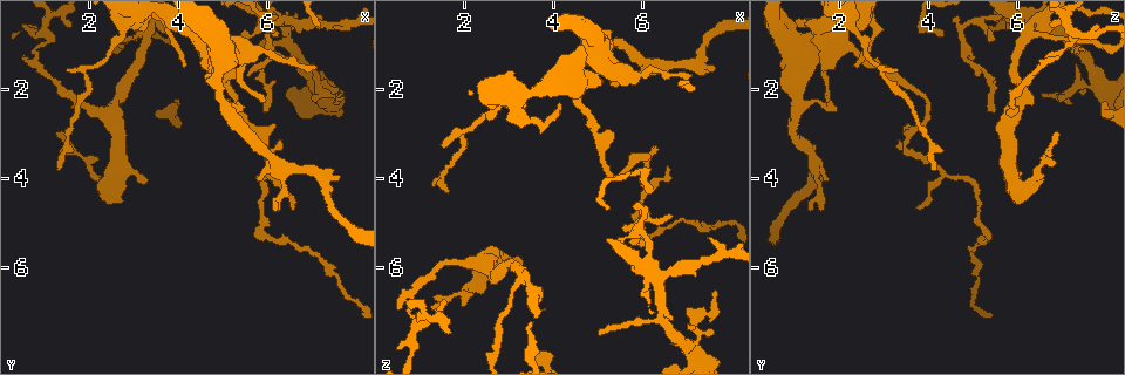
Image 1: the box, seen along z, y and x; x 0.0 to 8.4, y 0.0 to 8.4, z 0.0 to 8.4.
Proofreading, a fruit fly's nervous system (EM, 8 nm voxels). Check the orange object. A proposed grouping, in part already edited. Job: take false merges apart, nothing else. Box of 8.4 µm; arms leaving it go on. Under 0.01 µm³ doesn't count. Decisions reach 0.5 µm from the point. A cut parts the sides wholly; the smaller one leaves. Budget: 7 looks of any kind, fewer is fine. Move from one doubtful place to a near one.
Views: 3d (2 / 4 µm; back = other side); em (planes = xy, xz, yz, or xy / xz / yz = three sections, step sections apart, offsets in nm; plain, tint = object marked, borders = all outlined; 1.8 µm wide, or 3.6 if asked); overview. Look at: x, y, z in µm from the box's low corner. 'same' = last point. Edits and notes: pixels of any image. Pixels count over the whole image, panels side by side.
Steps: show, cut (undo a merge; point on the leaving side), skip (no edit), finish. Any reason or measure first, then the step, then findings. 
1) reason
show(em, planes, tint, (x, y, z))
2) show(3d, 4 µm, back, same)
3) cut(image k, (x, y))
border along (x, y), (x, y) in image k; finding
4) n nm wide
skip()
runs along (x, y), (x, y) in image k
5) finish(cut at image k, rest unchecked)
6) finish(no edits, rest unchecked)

four or more arms meet
show(em, planes, tint, (1.05, 0.75, 7.20))

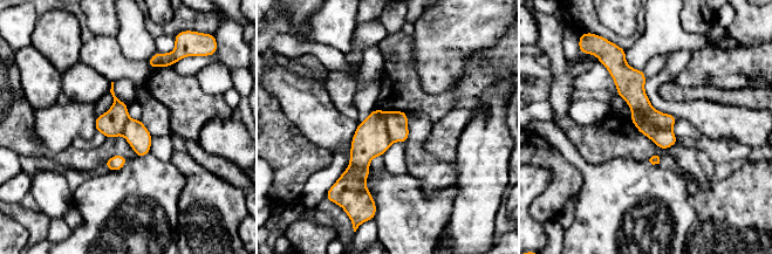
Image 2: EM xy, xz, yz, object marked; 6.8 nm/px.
cut(image 2, (634, 94))
a second cell is stuck on

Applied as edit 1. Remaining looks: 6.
show(overview)

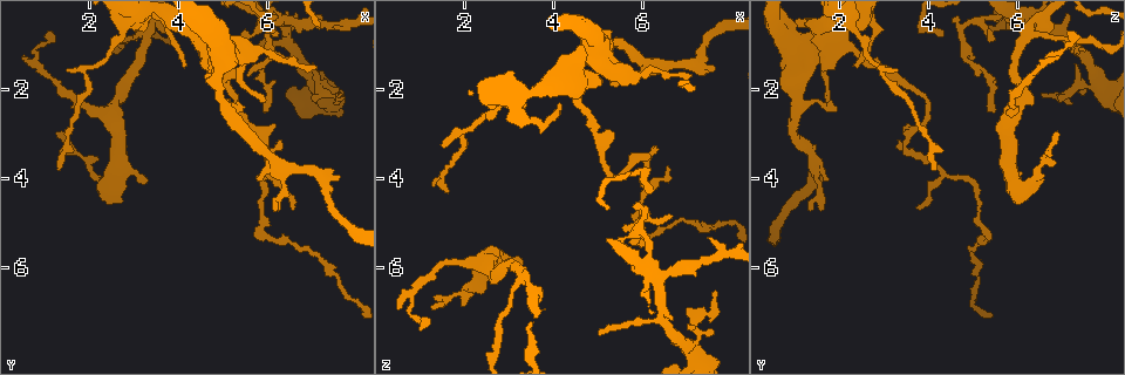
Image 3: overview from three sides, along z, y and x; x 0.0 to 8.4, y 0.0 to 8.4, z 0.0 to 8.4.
sharp bend
show(3d, 4 µm, (6.05, 0.60, 4.70))

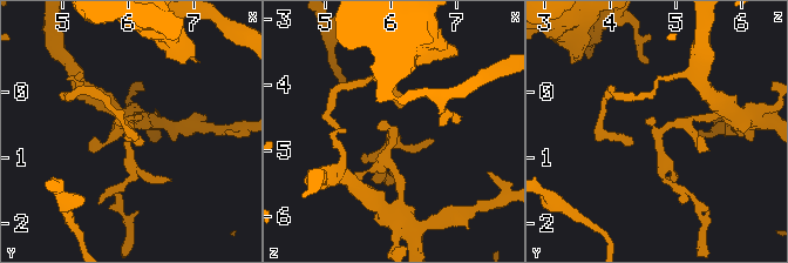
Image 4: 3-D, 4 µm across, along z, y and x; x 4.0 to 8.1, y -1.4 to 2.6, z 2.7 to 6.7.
show(em, xz, step 16, tint, (6.05, 0.55, 4.75))

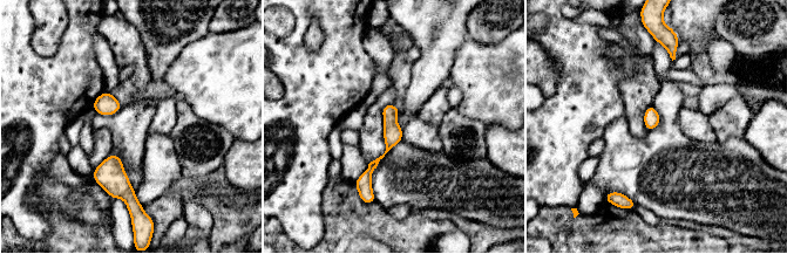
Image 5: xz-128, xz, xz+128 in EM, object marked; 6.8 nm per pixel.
skip()
runs along (391, 107), (388, 148), (358, 183) in image 5; one cell here

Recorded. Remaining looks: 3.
abrupt turn
show(3d, 4 µm, (5.05, 1.15, 1.45))

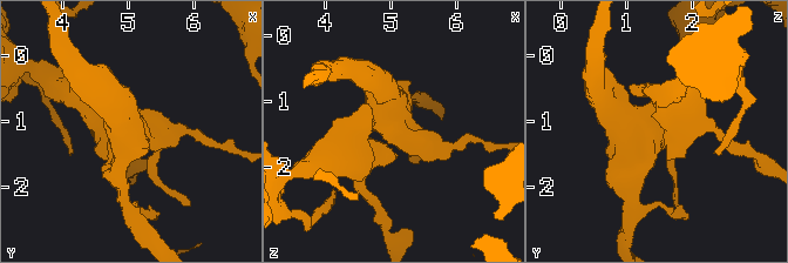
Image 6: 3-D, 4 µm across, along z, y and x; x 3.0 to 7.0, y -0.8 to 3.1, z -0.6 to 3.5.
show(em, planes, tint, (5.05, 1.10, 1.45))

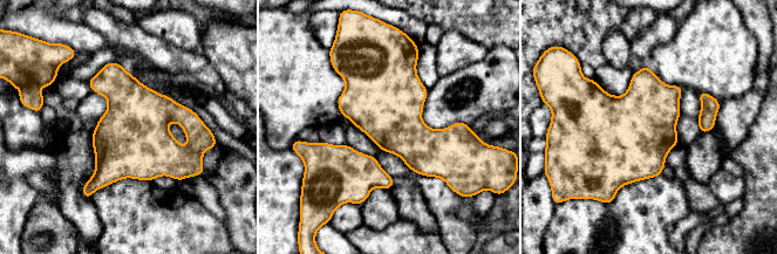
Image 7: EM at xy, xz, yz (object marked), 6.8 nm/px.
skip()
one cell here

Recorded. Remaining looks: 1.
finish(cut at image 2, rest unchecked)

